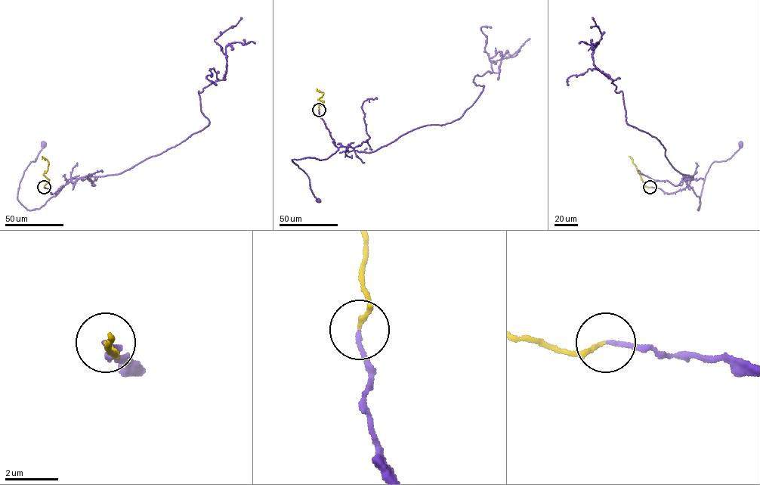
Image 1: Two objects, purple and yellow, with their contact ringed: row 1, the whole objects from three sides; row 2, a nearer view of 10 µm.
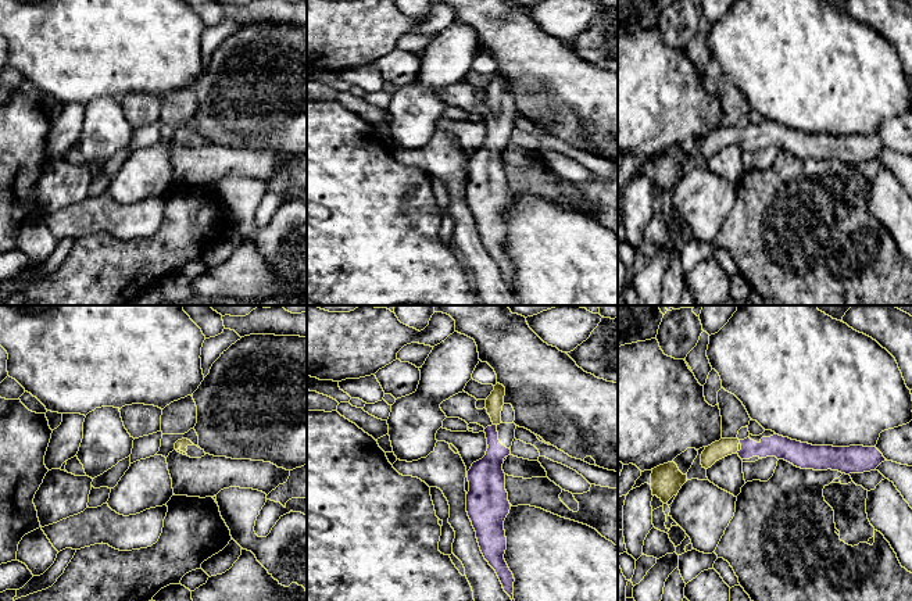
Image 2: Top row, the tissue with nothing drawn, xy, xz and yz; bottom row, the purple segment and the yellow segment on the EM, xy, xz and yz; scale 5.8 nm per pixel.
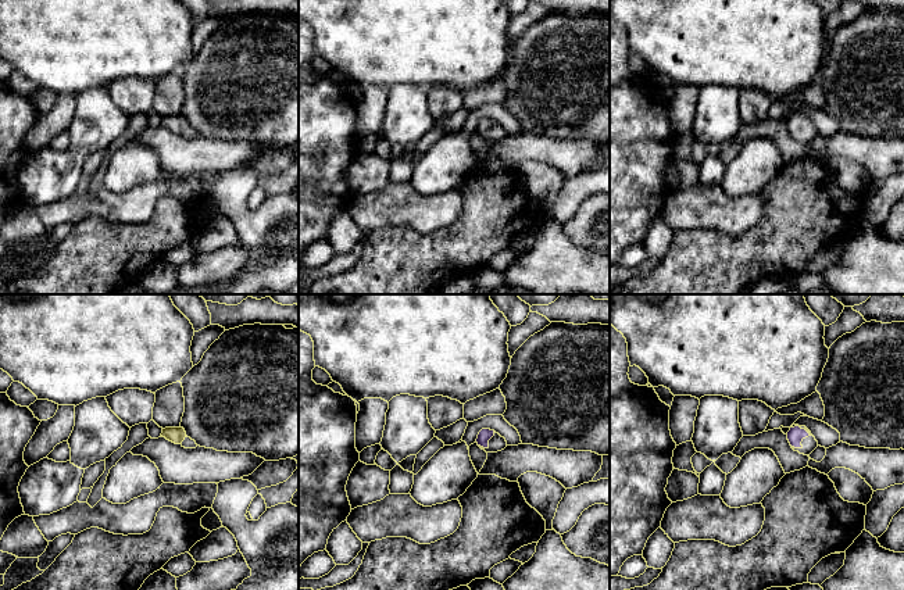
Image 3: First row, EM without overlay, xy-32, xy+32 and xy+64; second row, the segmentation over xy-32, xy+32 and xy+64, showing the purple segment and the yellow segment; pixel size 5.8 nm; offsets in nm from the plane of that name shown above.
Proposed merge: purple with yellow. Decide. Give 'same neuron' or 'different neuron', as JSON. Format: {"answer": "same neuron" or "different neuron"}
{"answer": "same neuron"}

